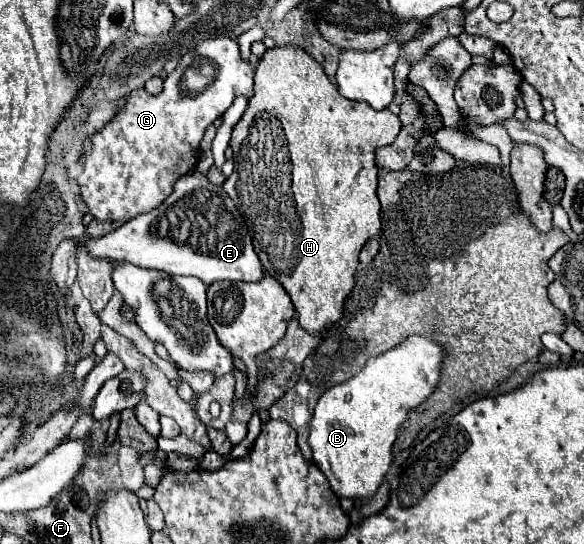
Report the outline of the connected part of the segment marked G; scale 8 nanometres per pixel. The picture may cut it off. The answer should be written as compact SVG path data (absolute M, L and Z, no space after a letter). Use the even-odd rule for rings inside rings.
M215 37L181 57L159 95L149 95L145 89L131 91L127 105L91 137L93 145L83 157L83 173L77 183L89 213L99 221L113 223L129 221L159 207L173 193L175 181L195 167L203 131L237 97L253 97L255 67L257 57L245 61L237 41Z

